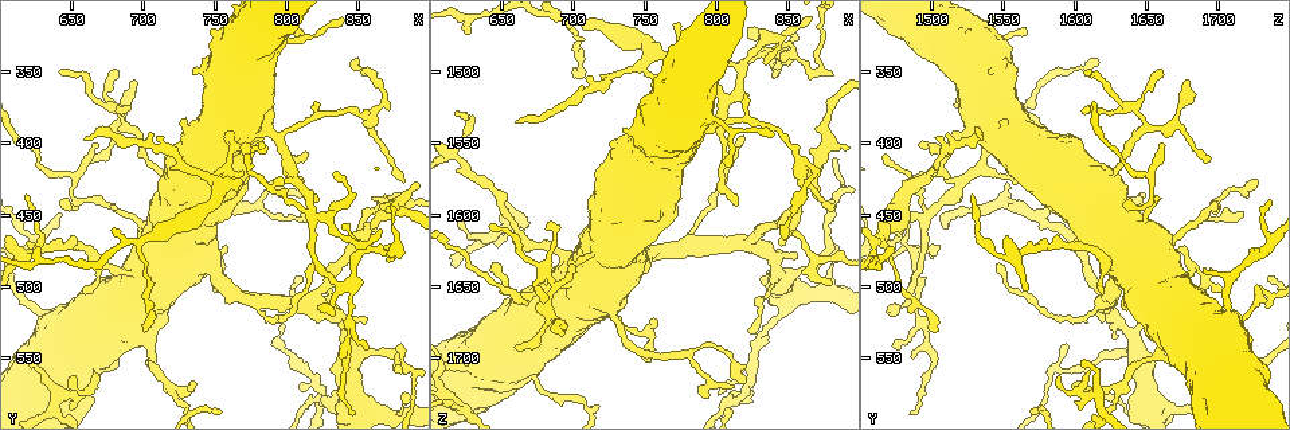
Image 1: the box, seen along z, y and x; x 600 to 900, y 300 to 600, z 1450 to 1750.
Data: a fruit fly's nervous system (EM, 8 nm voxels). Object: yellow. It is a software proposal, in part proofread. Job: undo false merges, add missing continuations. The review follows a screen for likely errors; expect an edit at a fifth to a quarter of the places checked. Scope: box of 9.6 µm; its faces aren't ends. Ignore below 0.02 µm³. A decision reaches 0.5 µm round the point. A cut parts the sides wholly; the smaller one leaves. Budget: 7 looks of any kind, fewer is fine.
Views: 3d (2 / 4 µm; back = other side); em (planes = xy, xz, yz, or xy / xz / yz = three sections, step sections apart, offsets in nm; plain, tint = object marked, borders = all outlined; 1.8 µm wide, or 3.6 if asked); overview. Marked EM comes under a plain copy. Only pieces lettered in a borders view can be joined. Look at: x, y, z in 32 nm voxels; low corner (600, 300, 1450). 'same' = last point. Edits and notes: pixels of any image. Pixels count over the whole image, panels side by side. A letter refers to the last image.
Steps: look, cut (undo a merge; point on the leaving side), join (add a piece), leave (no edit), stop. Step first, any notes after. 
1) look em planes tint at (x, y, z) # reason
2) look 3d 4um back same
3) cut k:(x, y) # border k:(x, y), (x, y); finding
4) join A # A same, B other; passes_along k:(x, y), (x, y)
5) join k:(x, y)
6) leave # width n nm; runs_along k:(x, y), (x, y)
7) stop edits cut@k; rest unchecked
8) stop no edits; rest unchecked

look em yz step 4 borders at (702, 532, 1506) # free end

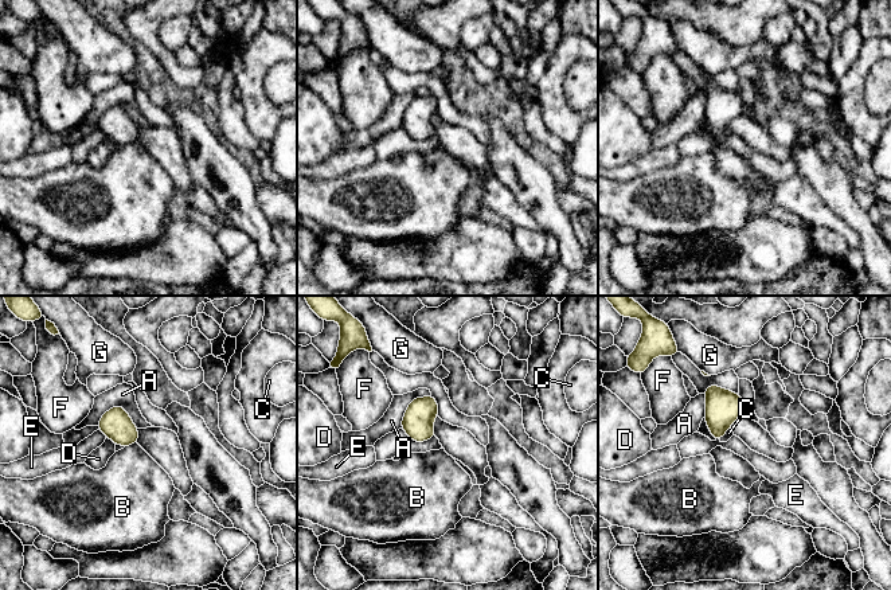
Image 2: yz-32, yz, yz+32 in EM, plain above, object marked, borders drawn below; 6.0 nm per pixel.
look em xy step 8 borders same

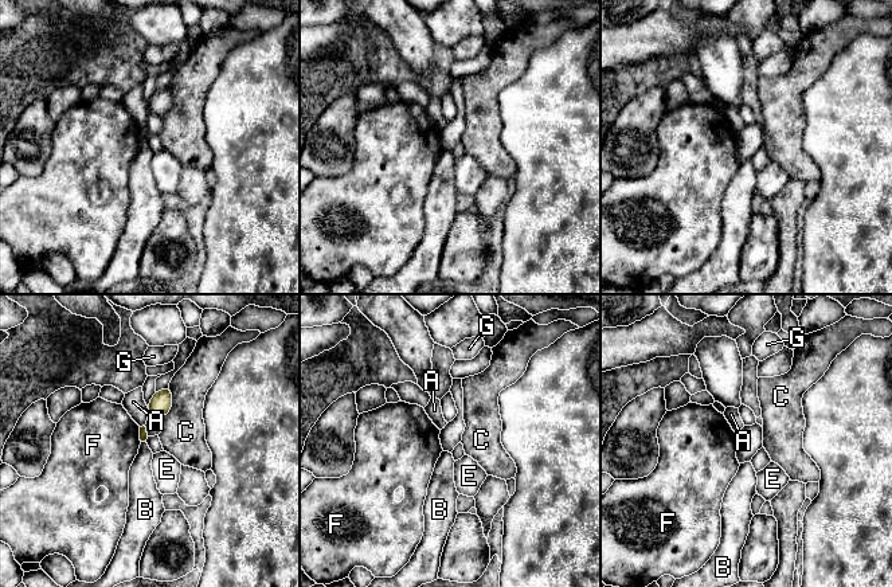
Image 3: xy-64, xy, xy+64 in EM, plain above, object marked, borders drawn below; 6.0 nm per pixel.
leave # A other, B other, C other, E other, F other, G other; border 3:(145, 439), (141, 442); no lettered piece goes on from it

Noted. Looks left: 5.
look em 3.6um planes borders at (828, 516, 1470) # thin end

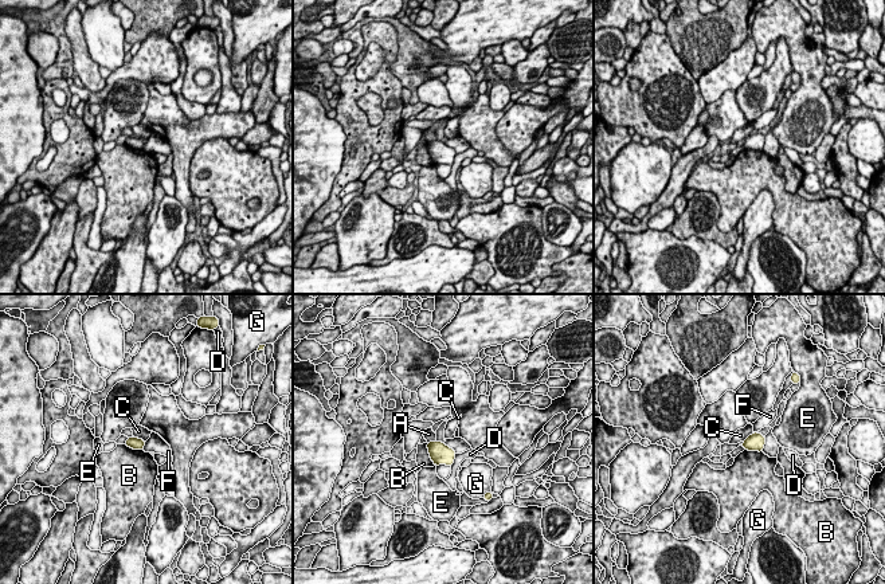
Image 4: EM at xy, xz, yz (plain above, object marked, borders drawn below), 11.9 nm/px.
leave # A other, B other, C other, D other, E other, F other, G other; border 4:(443, 443), (457, 453); no lettered piece goes on from it

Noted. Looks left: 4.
look em planes tint at (848, 340, 1616) # tapers out

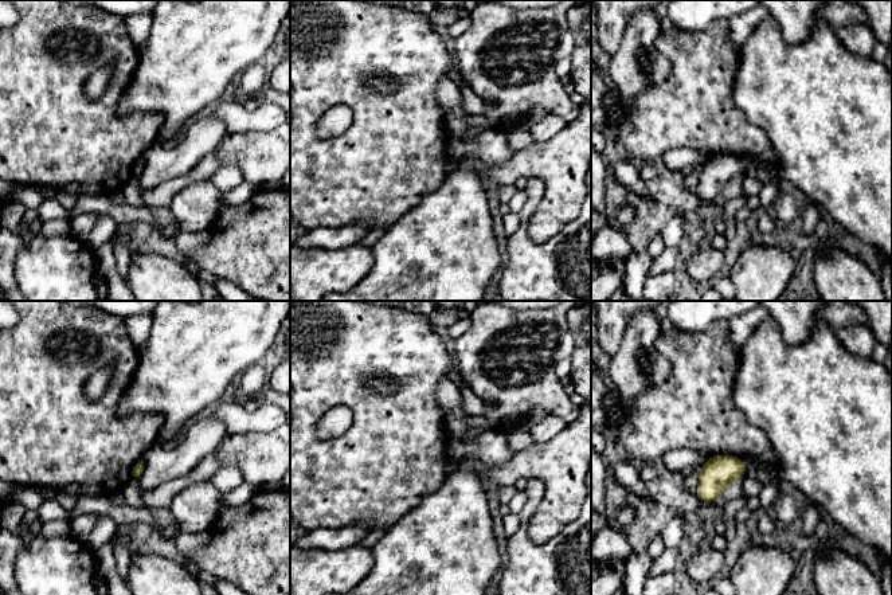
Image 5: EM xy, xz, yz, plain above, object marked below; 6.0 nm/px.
look em planes borders same

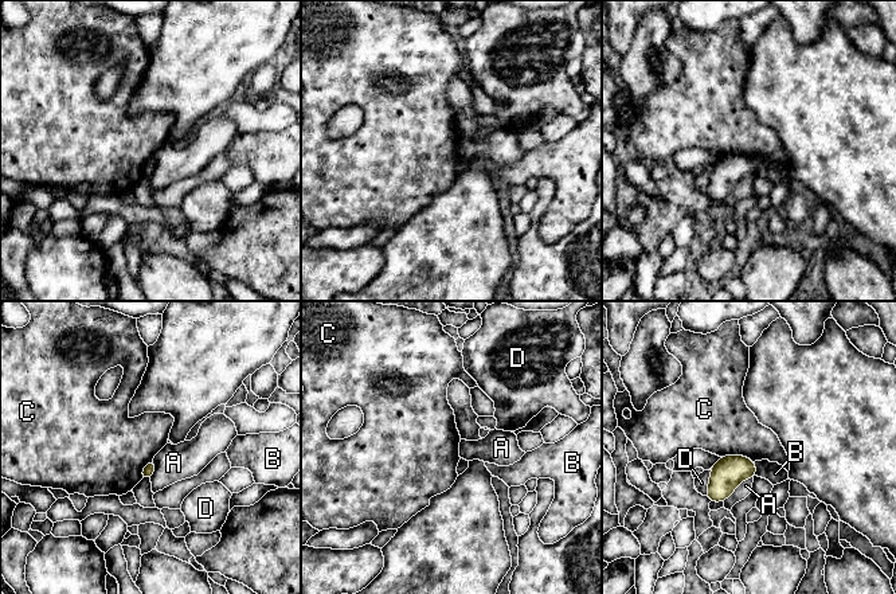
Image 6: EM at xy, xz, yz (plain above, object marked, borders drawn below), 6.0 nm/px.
leave # A other, B other, C other, D other; border 6:(722, 456), (746, 456), (754, 461); no lettered piece goes on from it

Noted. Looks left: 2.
stop no edits; rest unchecked

